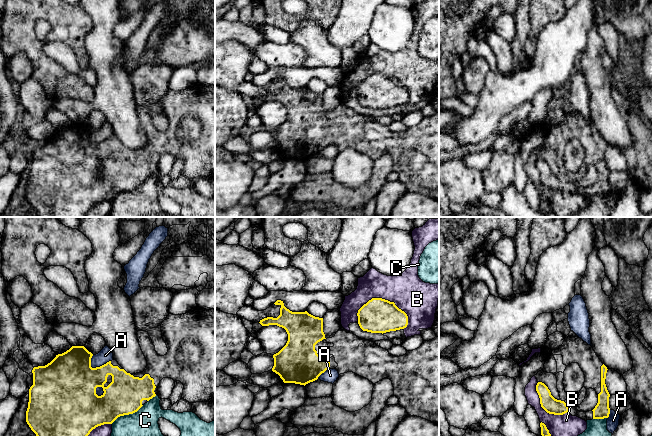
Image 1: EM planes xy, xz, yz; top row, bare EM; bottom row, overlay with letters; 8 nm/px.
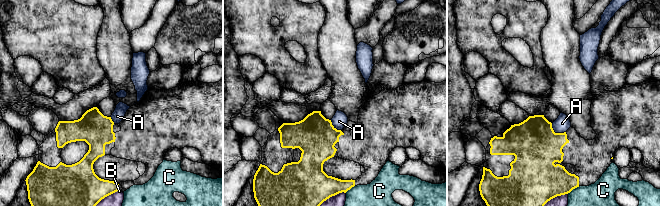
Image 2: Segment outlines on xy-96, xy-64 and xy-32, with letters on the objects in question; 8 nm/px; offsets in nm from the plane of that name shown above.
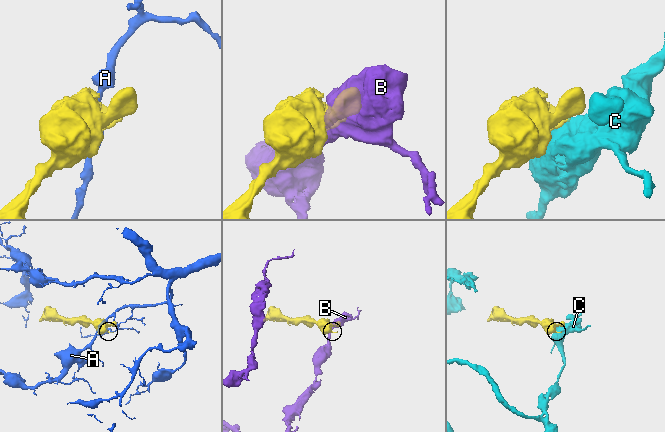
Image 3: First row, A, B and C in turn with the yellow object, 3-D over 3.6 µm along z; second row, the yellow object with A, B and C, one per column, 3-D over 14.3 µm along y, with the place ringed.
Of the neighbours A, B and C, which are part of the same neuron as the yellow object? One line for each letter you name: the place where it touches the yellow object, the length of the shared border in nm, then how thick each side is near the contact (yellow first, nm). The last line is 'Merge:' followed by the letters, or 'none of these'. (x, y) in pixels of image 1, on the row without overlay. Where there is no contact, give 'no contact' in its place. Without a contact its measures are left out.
Merge: none of these

